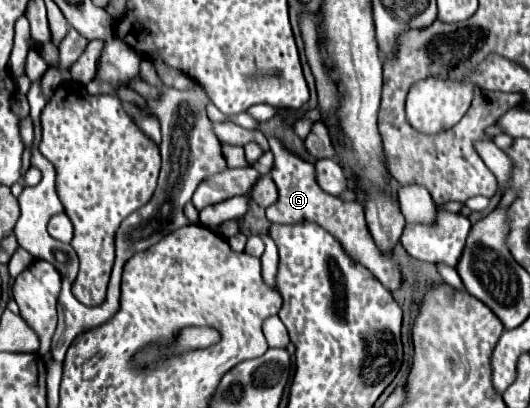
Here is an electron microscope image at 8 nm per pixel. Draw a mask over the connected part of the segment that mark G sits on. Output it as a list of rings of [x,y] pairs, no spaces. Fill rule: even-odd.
[[[276,136],[268,138],[270,150],[274,152],[274,168],[270,172],[272,180],[278,186],[278,202],[266,210],[266,218],[272,224],[300,224],[300,222],[314,222],[322,226],[326,232],[330,232],[342,248],[352,256],[352,260],[366,266],[390,292],[396,292],[402,288],[402,270],[394,256],[390,252],[380,252],[376,248],[376,242],[372,240],[372,234],[366,228],[364,220],[364,208],[360,202],[346,202],[332,194],[326,194],[316,184],[316,170],[314,164],[306,162],[292,150],[288,150]]]

